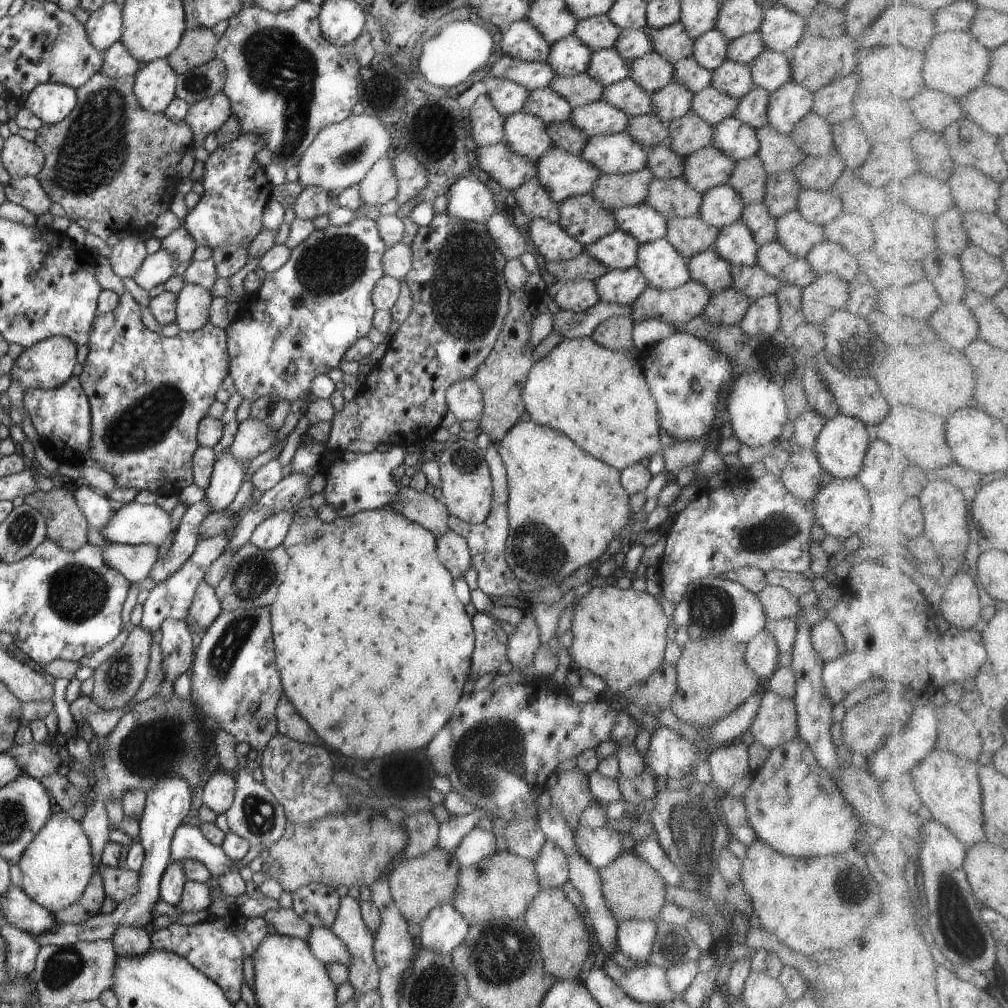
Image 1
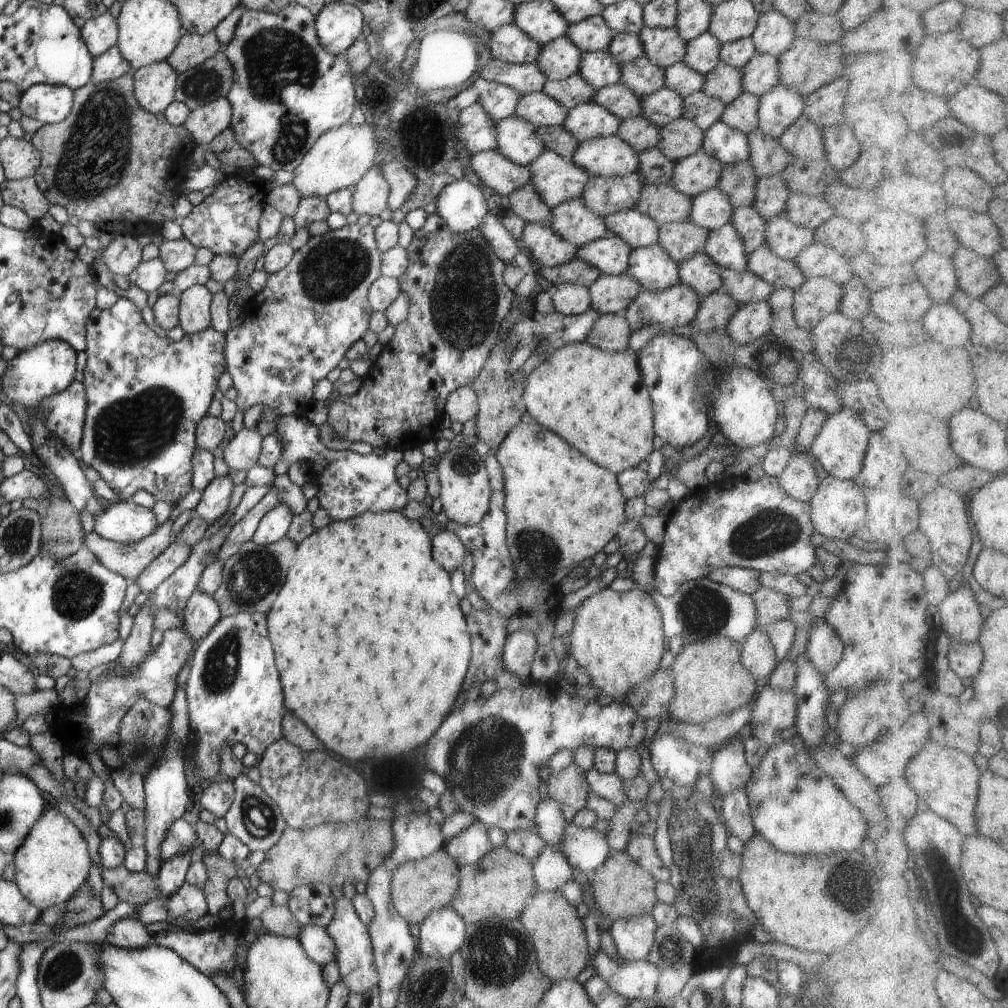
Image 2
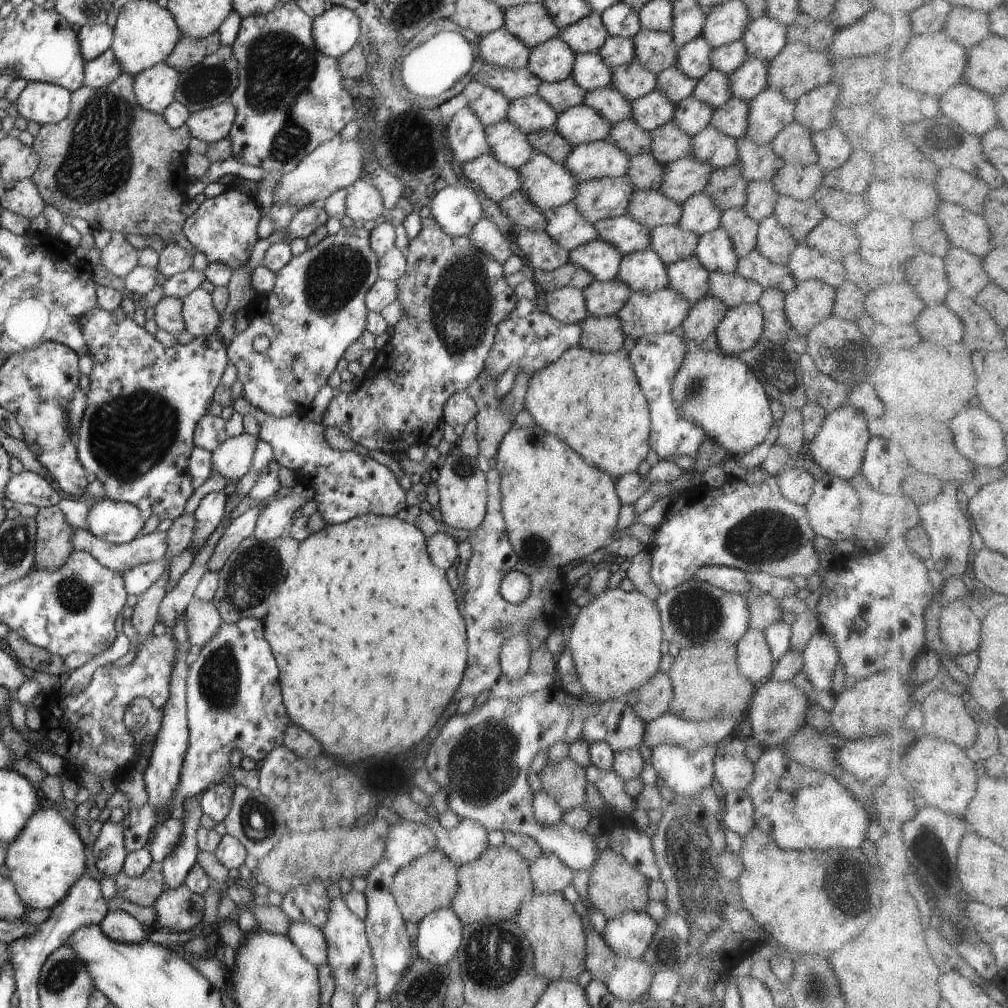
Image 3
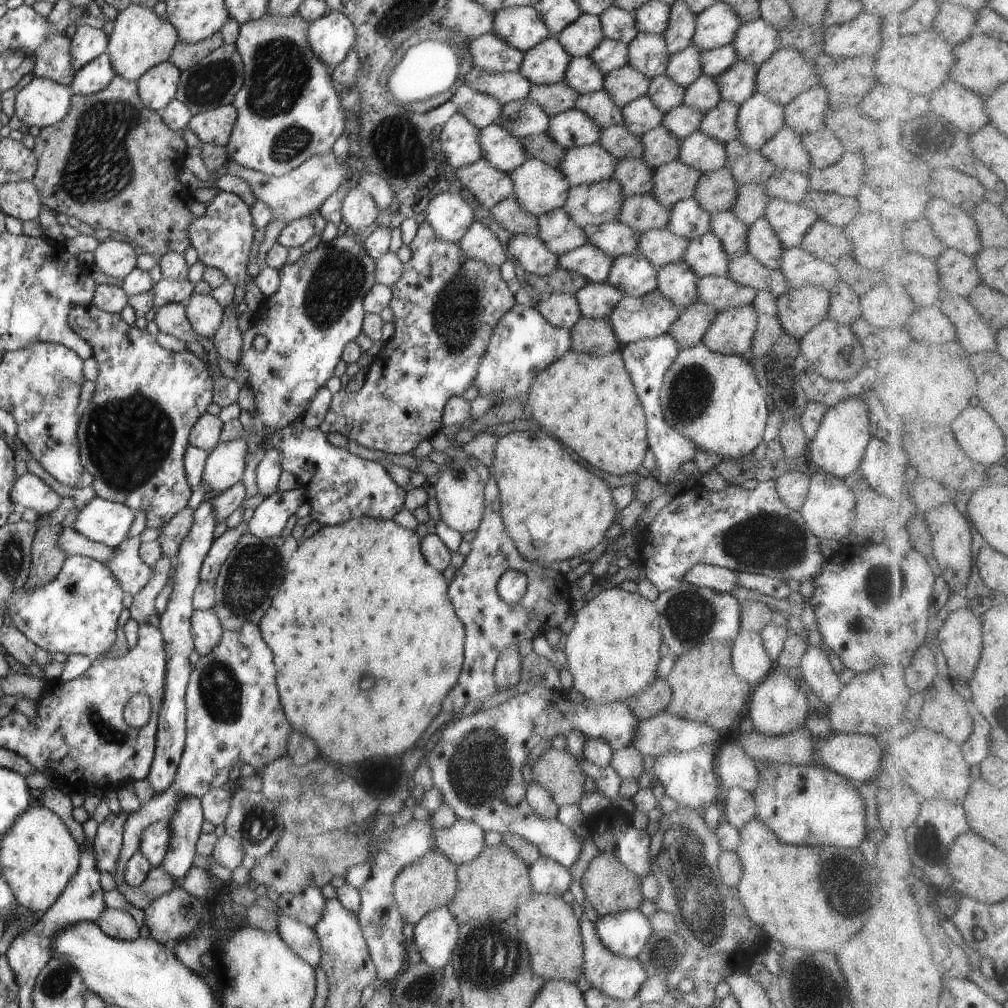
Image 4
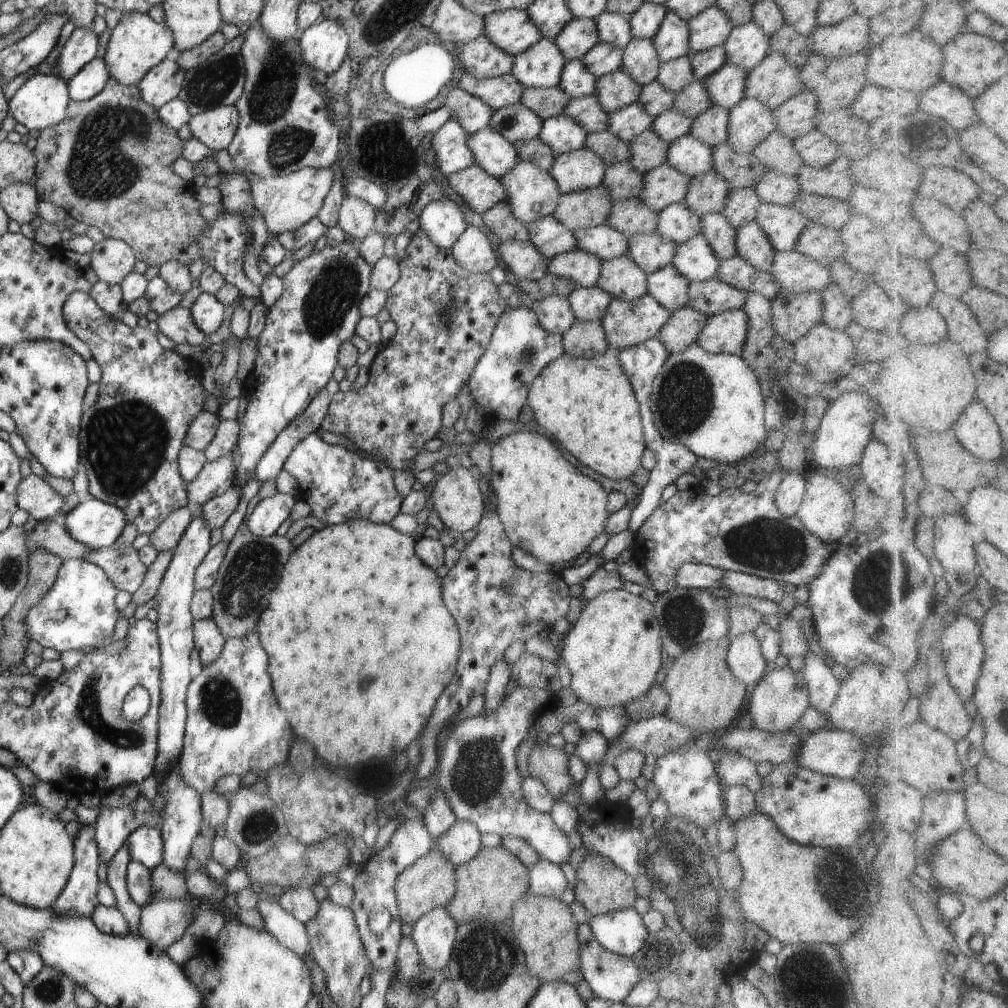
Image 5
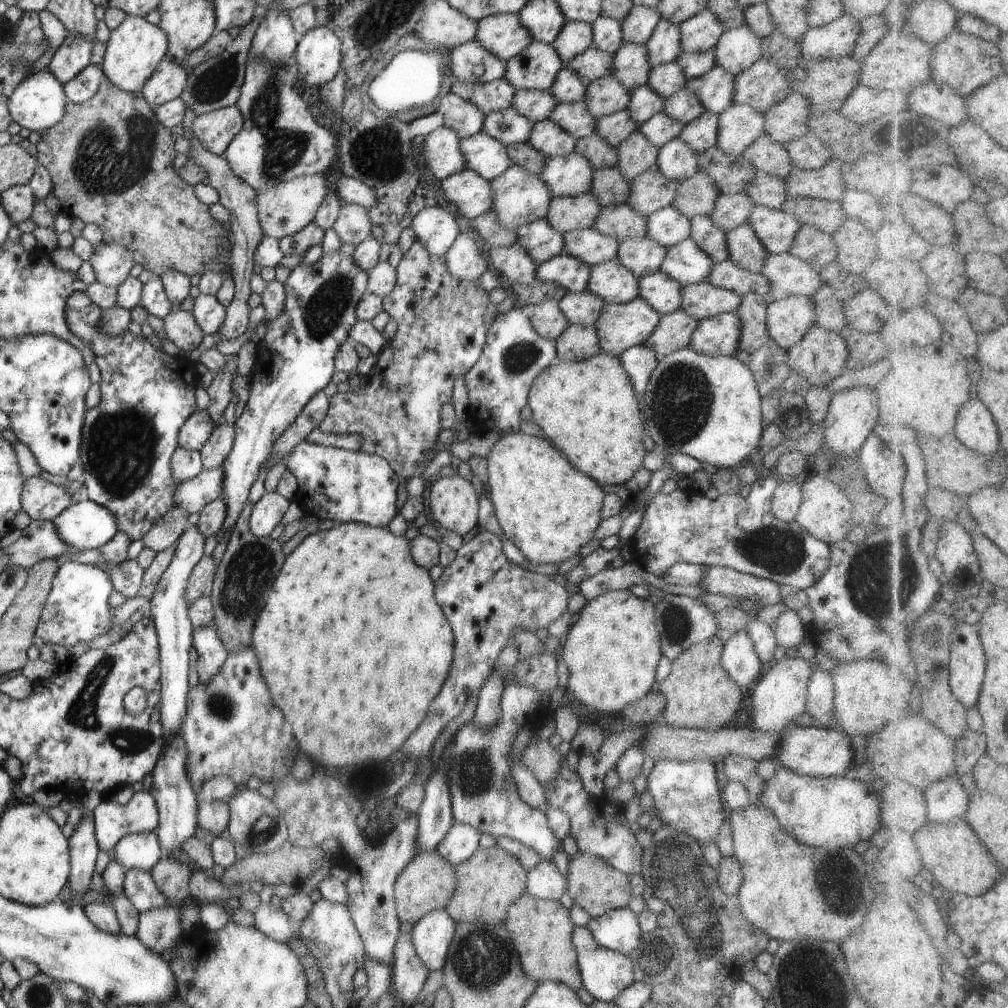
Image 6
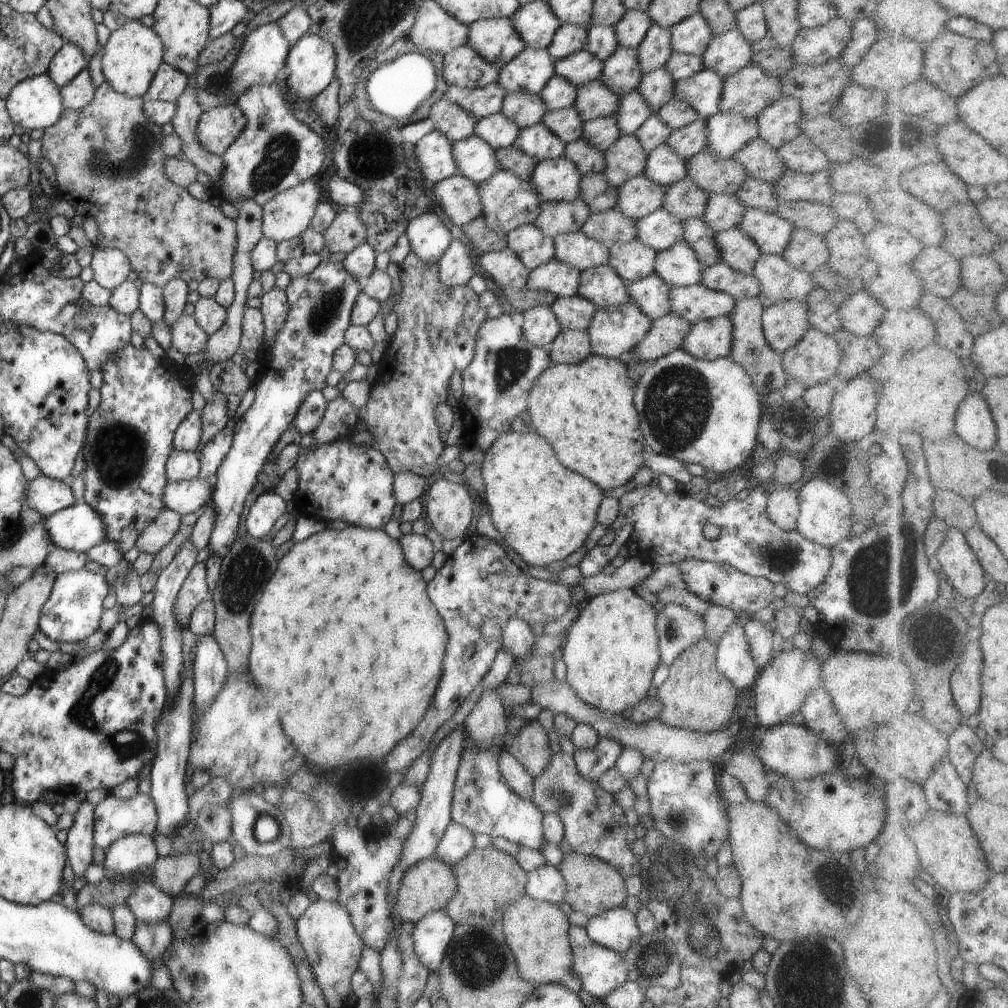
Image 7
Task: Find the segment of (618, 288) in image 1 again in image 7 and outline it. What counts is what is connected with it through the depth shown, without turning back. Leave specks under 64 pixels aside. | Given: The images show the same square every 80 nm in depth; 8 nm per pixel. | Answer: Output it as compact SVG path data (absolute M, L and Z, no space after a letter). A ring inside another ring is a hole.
M578 294L566 298L558 297L549 307L555 314L562 330L586 331L593 314L598 310L593 302Z

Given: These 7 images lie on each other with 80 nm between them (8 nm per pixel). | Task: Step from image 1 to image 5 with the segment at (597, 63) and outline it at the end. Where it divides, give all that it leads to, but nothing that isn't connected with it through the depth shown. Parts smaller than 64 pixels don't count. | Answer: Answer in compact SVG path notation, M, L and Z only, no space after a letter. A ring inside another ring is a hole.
M580 58L566 61L560 75L560 82L557 84L571 99L581 96L590 96L595 94L595 77L585 68Z

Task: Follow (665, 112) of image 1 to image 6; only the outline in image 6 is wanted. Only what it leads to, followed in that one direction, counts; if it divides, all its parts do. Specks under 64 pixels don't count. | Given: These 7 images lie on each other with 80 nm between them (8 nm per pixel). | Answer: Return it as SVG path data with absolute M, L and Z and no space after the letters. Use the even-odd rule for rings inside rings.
M627 110L595 120L595 132L604 143L611 147L617 147L634 131L638 130L639 126L629 117Z

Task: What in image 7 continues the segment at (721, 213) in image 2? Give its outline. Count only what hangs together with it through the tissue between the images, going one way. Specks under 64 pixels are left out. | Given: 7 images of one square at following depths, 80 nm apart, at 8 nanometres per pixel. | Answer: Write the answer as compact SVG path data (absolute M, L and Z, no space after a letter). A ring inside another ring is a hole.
M660 207L635 222L636 236L642 244L662 252L682 239L683 221Z

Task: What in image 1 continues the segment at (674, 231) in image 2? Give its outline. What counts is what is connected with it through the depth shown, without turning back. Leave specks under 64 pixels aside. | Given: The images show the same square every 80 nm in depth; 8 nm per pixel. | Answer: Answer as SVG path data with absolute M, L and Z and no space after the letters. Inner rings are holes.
M698 214L691 217L667 219L664 238L683 255L686 260L708 250L720 229L701 221Z

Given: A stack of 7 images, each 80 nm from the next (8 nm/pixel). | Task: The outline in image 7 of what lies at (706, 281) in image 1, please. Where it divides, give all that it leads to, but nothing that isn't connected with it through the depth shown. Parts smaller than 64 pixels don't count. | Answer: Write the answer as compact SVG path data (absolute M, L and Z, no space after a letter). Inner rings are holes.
M654 272L639 281L627 282L626 285L630 301L653 321L671 312L669 290L672 288Z

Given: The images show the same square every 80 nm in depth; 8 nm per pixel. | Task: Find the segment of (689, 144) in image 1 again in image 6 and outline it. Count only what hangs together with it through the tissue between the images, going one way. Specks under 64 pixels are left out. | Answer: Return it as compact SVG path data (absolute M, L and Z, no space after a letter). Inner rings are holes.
M636 130L615 147L618 159L616 168L623 177L632 180L656 165L659 148Z

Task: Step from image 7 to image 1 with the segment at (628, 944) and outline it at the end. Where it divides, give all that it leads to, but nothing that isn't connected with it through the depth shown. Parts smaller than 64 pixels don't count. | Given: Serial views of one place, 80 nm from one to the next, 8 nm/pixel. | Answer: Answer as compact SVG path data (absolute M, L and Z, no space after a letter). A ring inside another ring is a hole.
M632 919L618 923L616 940L618 948L630 960L642 964L649 960L656 935L656 922L653 920L639 921Z

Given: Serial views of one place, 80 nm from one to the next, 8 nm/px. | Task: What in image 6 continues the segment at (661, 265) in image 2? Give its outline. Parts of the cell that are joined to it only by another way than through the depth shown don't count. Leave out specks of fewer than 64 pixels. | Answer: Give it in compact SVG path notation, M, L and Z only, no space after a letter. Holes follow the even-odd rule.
M616 258L591 268L586 291L598 295L605 303L629 303L639 296L639 280Z

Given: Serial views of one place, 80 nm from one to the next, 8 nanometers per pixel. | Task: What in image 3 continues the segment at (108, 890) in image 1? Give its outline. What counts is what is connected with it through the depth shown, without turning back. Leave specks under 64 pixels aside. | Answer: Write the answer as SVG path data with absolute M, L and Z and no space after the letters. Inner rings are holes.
M159 865L148 867L138 878L127 877L122 871L112 877L118 887L118 896L138 906L152 906L167 889Z

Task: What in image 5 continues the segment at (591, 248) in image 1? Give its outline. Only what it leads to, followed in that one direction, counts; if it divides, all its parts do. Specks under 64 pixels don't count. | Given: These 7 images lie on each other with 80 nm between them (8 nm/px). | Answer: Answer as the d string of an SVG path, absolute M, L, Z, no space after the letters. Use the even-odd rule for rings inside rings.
M576 247L549 260L547 272L576 283L578 287L595 286L602 261Z

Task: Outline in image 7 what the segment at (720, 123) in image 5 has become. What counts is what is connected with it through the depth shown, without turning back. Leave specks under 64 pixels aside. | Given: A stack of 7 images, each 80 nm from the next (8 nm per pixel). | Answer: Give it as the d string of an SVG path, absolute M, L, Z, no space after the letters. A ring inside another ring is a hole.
M698 118L685 127L674 129L664 143L675 149L683 159L689 159L707 146L707 120Z

